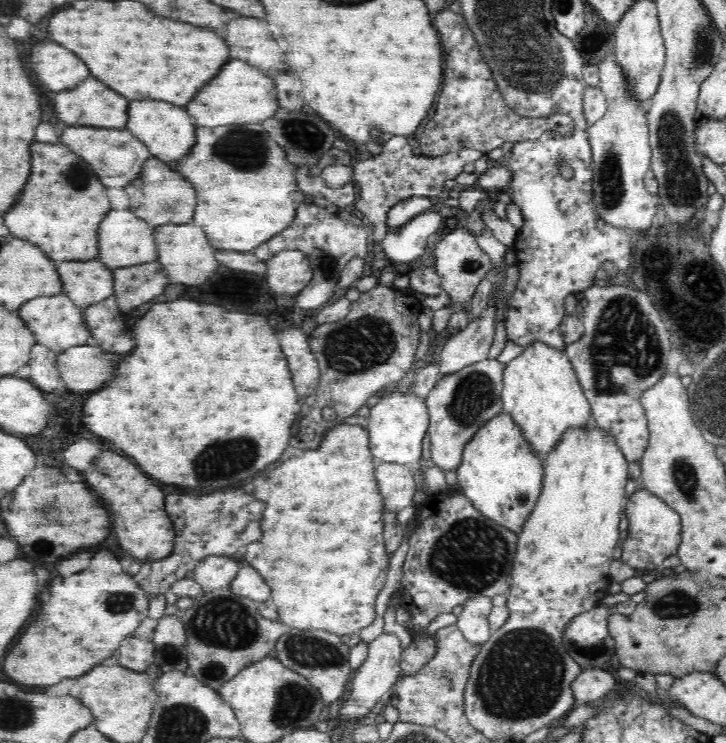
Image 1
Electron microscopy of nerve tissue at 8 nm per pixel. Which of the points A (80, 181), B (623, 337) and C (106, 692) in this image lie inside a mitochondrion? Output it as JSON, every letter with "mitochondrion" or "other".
{"A":"mitochondrion","B":"mitochondrion","C":"other"}

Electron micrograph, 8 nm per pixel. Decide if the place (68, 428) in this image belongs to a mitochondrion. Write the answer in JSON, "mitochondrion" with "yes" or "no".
{"mitochondrion":"no"}

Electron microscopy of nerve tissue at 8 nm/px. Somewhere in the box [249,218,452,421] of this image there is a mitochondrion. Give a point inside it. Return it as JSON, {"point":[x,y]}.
{"point":[368,342]}

